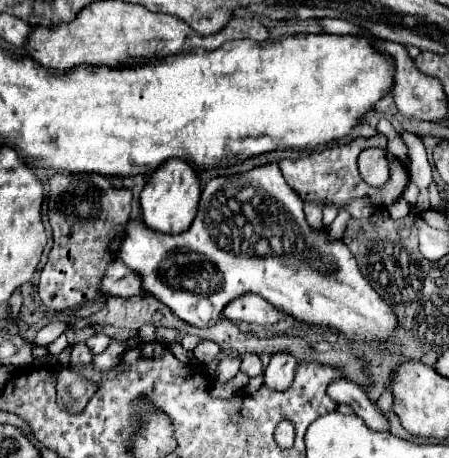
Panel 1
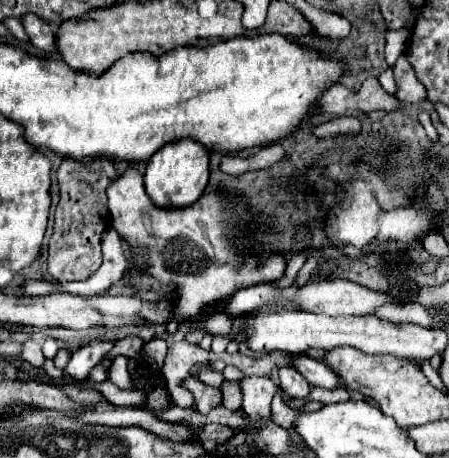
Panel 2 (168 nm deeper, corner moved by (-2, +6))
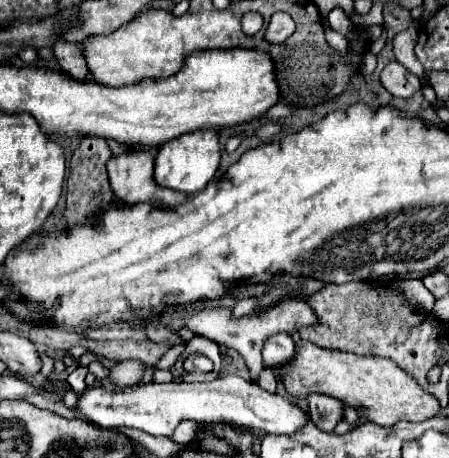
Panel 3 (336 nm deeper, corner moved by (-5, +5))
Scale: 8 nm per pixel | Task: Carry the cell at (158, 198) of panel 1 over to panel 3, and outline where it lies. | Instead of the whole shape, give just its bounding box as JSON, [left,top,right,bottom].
[154,129,220,195]

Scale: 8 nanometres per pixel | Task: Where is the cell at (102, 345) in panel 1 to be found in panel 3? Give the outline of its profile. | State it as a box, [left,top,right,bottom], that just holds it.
[68,367,88,393]

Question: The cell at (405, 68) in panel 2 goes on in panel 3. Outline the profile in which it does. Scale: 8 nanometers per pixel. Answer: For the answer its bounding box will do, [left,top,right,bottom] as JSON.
[380,61,422,99]

